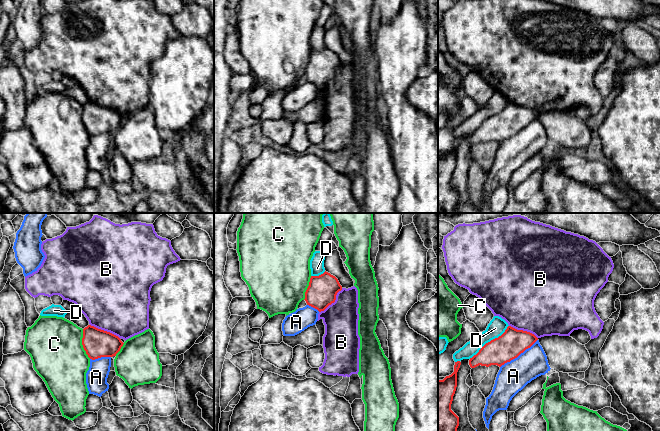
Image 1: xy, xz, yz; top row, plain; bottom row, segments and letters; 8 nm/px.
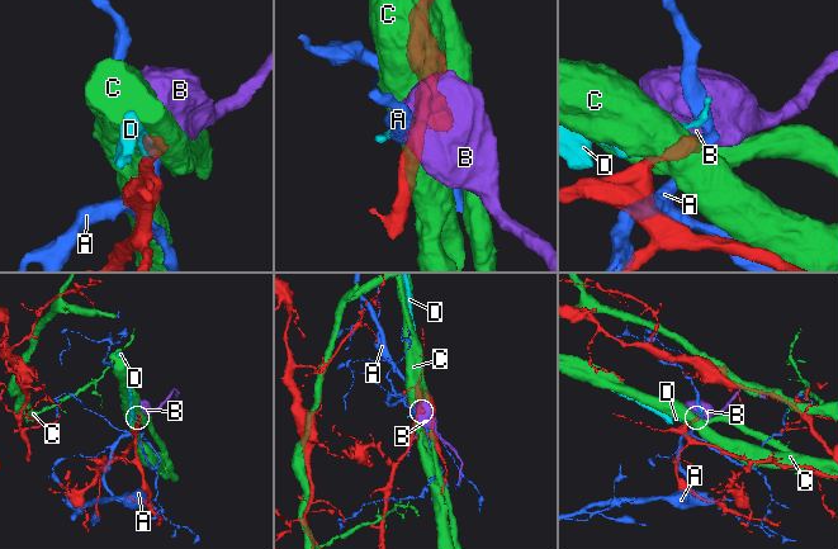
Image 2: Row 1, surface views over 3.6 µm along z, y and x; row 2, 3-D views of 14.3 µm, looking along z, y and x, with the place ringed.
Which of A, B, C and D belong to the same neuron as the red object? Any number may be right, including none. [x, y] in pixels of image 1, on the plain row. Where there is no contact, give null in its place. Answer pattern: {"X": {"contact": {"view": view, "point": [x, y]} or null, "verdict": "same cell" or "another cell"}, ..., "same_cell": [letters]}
{"A": {"contact": {"view": "yz", "point": [518, 131]}, "verdict": "another cell"}, "B": {"contact": {"view": "xy", "point": [105, 107]}, "verdict": "another cell"}, "C": {"contact": {"view": "xy", "point": [82, 120]}, "verdict": "another cell"}, "D": {"contact": {"view": "yz", "point": [490, 117]}, "verdict": "another cell"}, "same_cell": []}

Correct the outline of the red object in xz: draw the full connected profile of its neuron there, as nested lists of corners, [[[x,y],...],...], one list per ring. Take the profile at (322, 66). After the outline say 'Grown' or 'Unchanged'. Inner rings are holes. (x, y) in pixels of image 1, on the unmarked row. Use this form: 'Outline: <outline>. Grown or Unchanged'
Outline: [[[325,47],[319,52],[311,52],[304,76],[307,81],[321,88],[335,78],[336,71],[341,66],[338,55]]]. Unchanged

